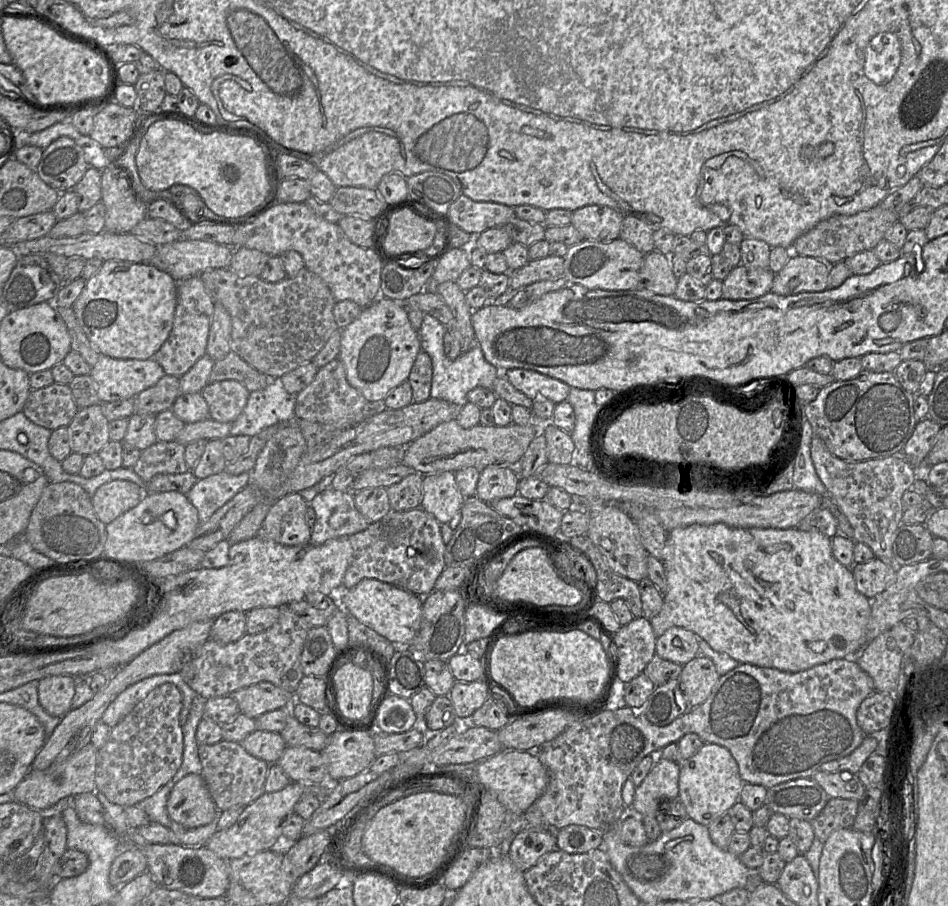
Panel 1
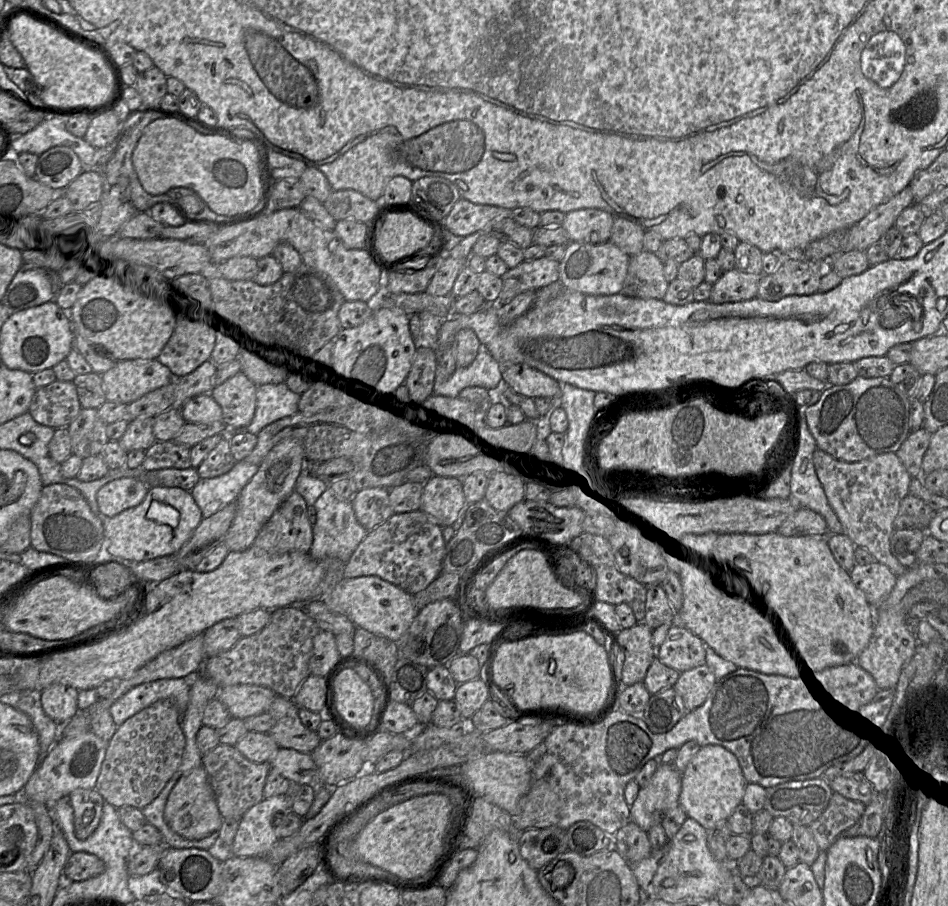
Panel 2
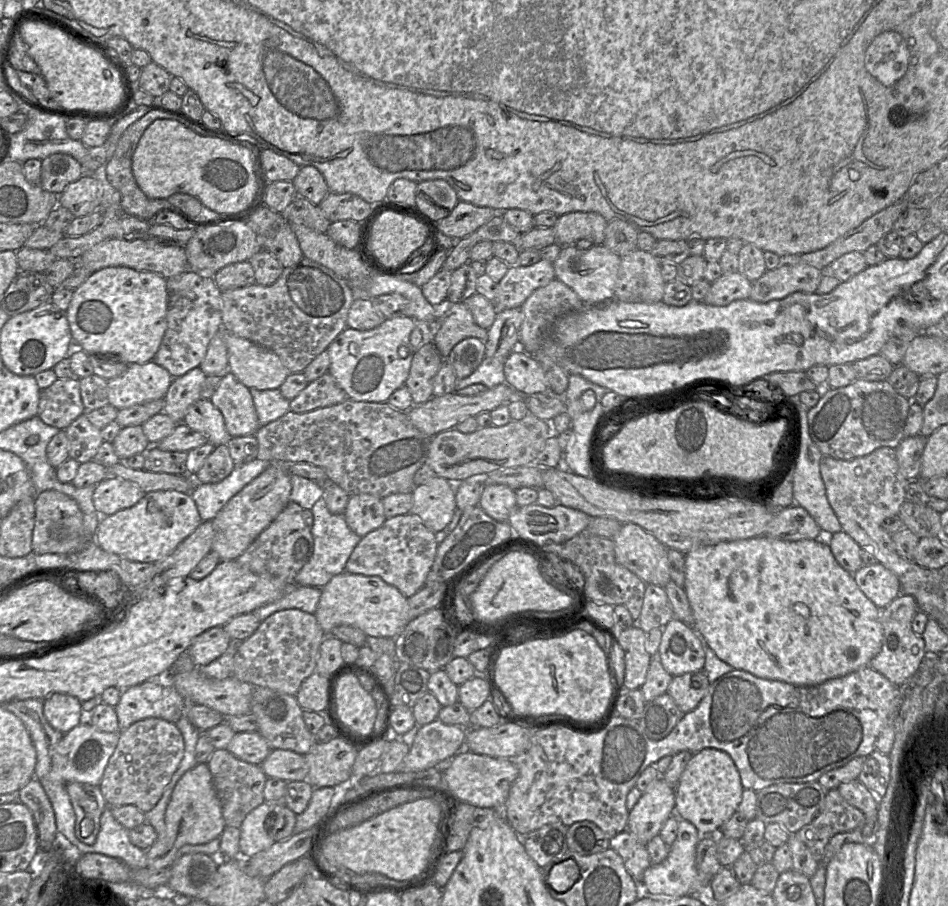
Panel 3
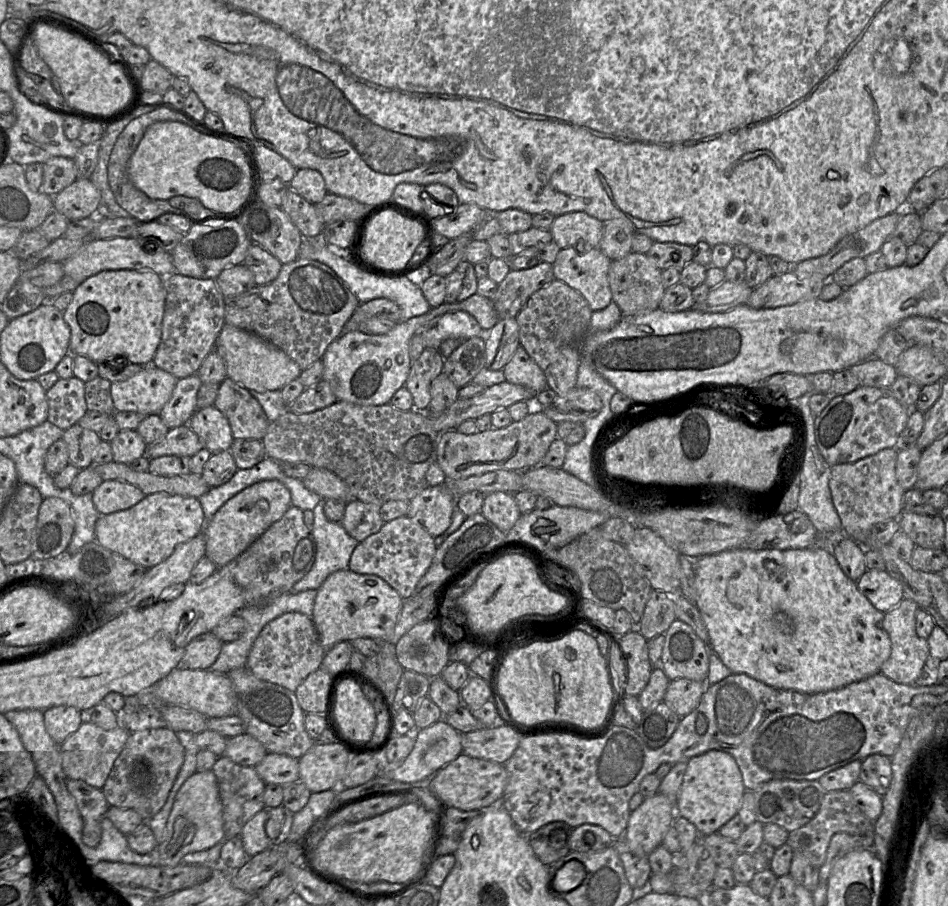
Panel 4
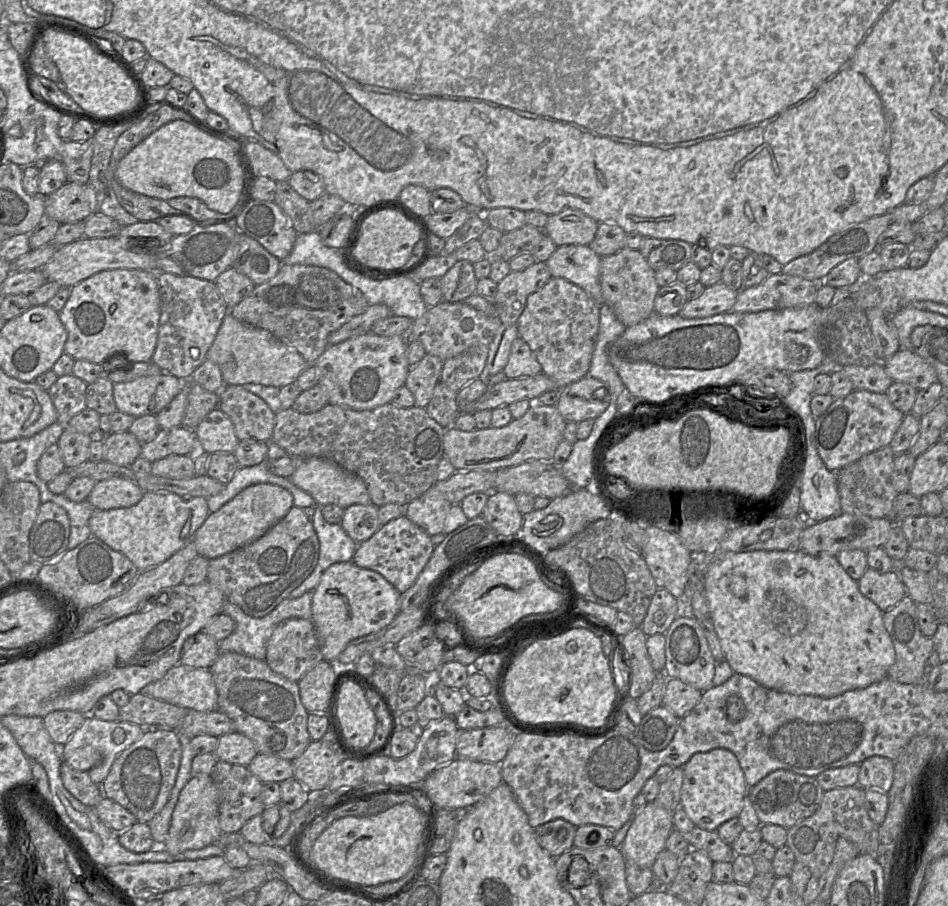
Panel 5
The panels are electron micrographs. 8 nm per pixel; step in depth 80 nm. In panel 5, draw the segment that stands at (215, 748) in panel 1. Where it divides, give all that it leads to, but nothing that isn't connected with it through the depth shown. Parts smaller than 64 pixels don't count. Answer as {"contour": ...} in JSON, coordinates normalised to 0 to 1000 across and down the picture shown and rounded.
{"contour":[[[230,839],[222,854],[230,871],[231,911],[234,919],[253,918],[257,909],[278,895],[276,884],[277,863],[259,845]]]}

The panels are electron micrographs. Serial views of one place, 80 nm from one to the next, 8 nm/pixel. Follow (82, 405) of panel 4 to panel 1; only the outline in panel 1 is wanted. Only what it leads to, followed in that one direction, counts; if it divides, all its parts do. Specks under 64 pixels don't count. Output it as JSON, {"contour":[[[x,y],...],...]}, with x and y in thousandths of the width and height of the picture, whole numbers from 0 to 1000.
{"contour":[[[57,422],[45,428],[34,429],[23,455],[38,469],[56,476],[71,471],[82,451],[73,425]]]}

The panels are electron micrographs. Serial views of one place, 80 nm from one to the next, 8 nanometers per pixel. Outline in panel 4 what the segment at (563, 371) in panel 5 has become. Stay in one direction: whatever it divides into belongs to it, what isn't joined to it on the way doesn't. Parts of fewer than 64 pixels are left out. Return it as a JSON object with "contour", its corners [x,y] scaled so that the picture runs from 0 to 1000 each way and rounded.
{"contour":[[[584,308],[562,323],[544,350],[549,382],[572,407],[577,418],[577,427],[589,437],[597,436],[608,427],[613,383],[623,368],[624,347],[624,341],[613,323]]]}

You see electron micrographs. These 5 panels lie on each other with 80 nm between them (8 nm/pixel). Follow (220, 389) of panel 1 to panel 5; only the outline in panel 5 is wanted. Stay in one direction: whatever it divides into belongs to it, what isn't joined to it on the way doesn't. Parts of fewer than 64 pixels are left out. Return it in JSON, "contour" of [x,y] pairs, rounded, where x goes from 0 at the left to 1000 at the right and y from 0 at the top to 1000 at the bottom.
{"contour":[[[237,425],[231,433],[230,450],[245,465],[252,487],[286,488],[291,457],[256,425]]]}

